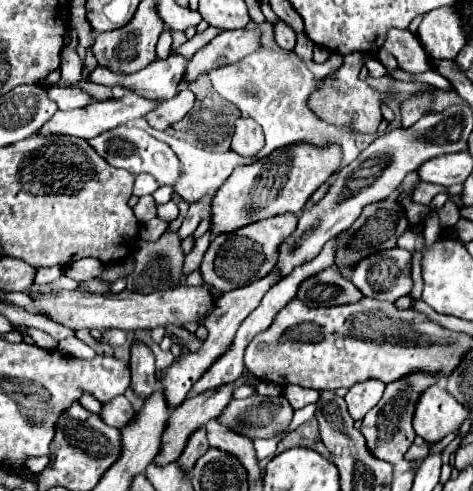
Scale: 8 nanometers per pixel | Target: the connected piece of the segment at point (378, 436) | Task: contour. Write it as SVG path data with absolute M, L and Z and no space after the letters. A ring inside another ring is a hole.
M410 374L404 376L402 380L396 380L392 384L386 386L382 400L376 404L376 408L372 408L372 412L366 414L366 418L362 420L362 436L366 438L366 446L370 448L370 454L386 460L394 466L394 472L406 472L412 462L404 460L406 450L412 446L414 442L414 428L412 428L412 418L414 418L414 406L420 398L420 394L438 382L438 374Z

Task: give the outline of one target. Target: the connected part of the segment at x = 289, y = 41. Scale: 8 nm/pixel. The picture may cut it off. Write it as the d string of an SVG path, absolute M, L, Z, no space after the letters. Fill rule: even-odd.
M276 20L272 24L272 28L274 28L274 40L276 40L276 44L280 48L284 48L284 50L294 50L294 44L296 44L294 30L286 22L282 22L282 20Z

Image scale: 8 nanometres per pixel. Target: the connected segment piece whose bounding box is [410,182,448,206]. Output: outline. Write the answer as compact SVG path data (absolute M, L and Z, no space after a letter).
M418 182L418 184L412 188L410 198L412 198L412 202L416 202L416 204L426 204L426 206L428 206L436 194L444 192L448 194L448 188L436 186L436 184L428 184L428 182Z

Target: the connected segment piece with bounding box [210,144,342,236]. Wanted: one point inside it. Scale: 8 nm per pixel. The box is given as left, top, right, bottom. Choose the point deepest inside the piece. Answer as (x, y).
(281, 183)

